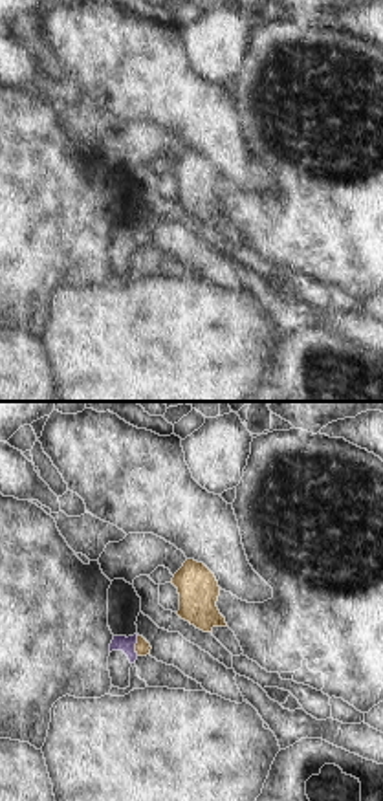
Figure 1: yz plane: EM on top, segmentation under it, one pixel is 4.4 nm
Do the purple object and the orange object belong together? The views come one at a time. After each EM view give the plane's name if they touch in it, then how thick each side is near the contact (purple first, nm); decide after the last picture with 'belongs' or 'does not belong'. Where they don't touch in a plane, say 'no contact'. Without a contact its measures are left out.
yz | 70/70 nm

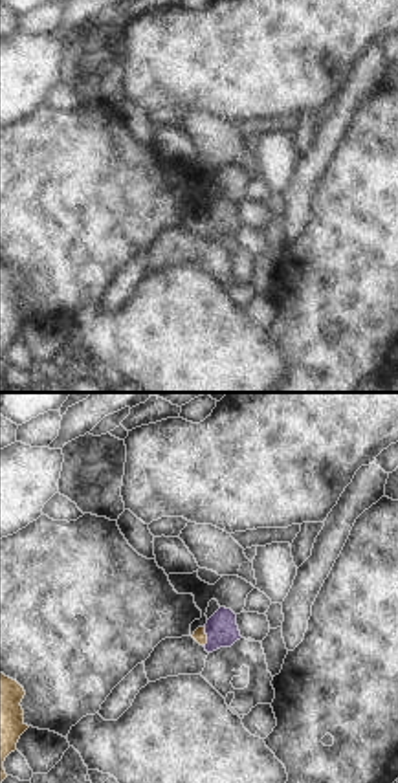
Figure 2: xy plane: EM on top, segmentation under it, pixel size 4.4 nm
xy | 140/60 nm

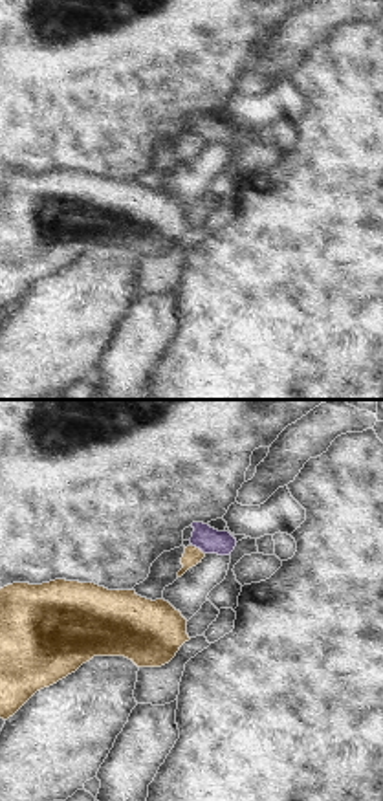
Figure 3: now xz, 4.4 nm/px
xz | 110/80 nm

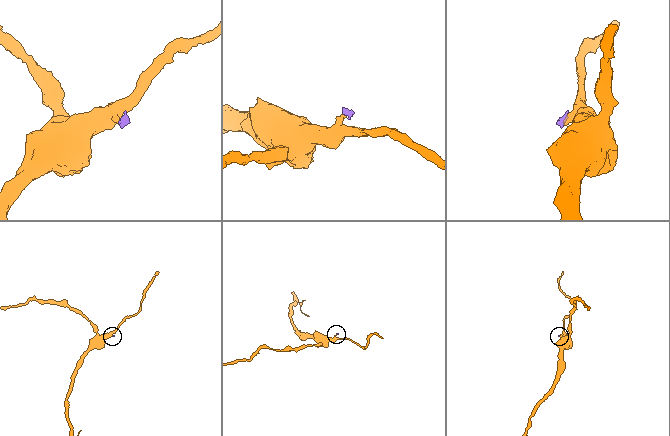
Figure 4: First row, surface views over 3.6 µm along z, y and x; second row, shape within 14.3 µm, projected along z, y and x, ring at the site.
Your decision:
does not belong

